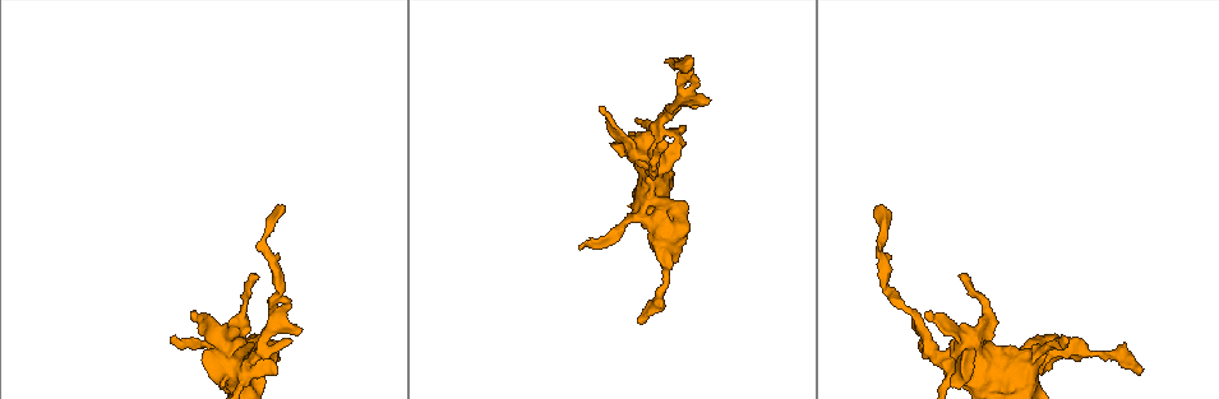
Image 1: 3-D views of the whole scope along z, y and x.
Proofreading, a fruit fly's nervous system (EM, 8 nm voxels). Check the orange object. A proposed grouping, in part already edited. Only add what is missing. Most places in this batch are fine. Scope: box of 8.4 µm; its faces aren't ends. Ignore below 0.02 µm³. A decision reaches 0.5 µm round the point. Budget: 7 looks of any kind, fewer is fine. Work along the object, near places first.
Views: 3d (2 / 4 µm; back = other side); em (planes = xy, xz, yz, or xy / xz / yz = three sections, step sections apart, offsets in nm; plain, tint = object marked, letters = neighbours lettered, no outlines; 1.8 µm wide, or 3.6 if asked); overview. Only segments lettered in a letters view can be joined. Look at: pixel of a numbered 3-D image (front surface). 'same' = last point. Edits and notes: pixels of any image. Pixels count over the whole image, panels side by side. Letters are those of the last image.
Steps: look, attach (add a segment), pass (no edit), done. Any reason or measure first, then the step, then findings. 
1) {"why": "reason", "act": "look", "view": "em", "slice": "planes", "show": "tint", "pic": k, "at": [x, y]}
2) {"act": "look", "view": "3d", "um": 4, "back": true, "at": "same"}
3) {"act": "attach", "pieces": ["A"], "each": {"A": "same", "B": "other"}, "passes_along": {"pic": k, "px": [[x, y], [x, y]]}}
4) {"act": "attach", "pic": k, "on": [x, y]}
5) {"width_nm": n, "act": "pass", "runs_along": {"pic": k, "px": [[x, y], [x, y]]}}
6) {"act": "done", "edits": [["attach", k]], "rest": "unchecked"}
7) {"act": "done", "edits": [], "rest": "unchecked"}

{"why": "free end", "act": "look", "view": "em", "slice": "planes", "show": "letters", "pic": 1, "at": [879, 206]}

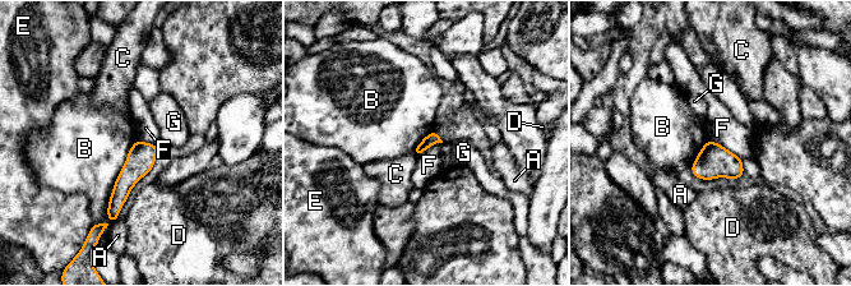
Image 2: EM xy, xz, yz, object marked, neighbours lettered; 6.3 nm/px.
{"act": "pass", "each": {"A": "other", "B": "other", "C": "other", "D": "other", "E": "other", "F": "other", "G": "other"}, "runs_along": {"pic": 2, "px": [[153, 147], [124, 183], [114, 215]]}, "found": "none of them fits"}

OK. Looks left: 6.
{"why": "branch stops here", "act": "look", "view": "3d", "um": 2, "pic": 1, "at": [918, 346]}

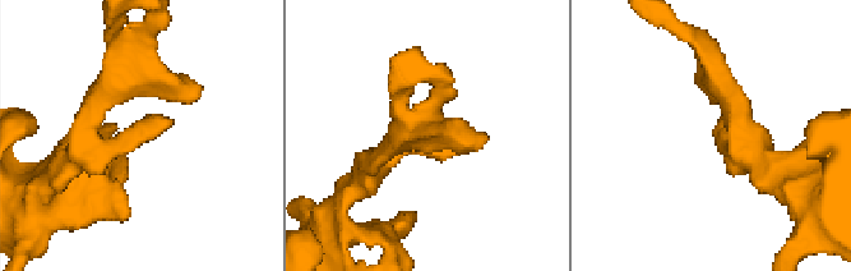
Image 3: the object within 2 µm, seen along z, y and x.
{"act": "look", "view": "em", "slice": "yz", "step": 16, "show": "letters", "pic": 3, "at": [713, 132]}

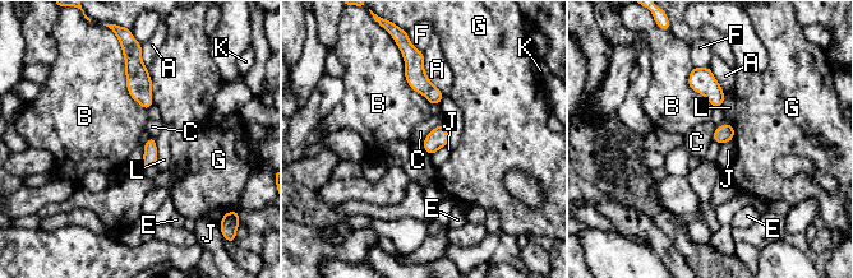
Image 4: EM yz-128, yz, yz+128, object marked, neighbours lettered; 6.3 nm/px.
{"longest_contact_nm": ["B", 360], "act": "pass", "each": {"A": "other", "B": "other", "C": "other", "E": "other", "F": "other", "G": "other", "J": "other", "K": "other", "L": "other"}, "border": {"pic": 4, "px": [[441, 123], [422, 143]]}, "found": "no lettered segment goes on from it"}

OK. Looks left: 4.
{"why": "thick turns thin", "act": "look", "view": "em", "slice": "xy", "step": 16, "show": "letters", "pic": 1, "at": [1049, 337]}

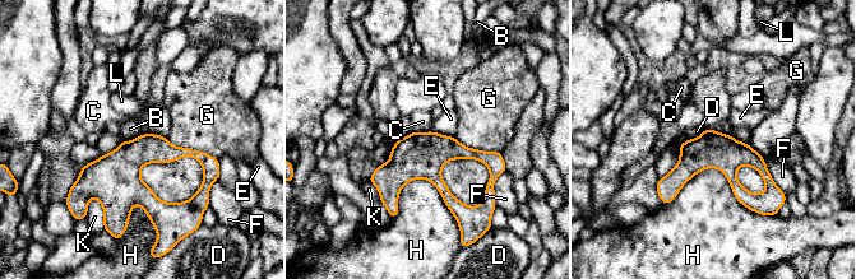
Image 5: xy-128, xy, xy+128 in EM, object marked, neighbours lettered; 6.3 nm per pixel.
{"act": "pass", "each": {"B": "other", "C": "other", "D": "other", "E": "other", "F": "other", "G": "other", "H": "other", "K": "other", "L": "other"}, "border": {"pic": 5, "px": [[413, 130], [430, 131]]}, "found": "no lettered segment goes on from it"}

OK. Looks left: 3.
{"act": "done", "edits": [], "rest": "unchecked"}

